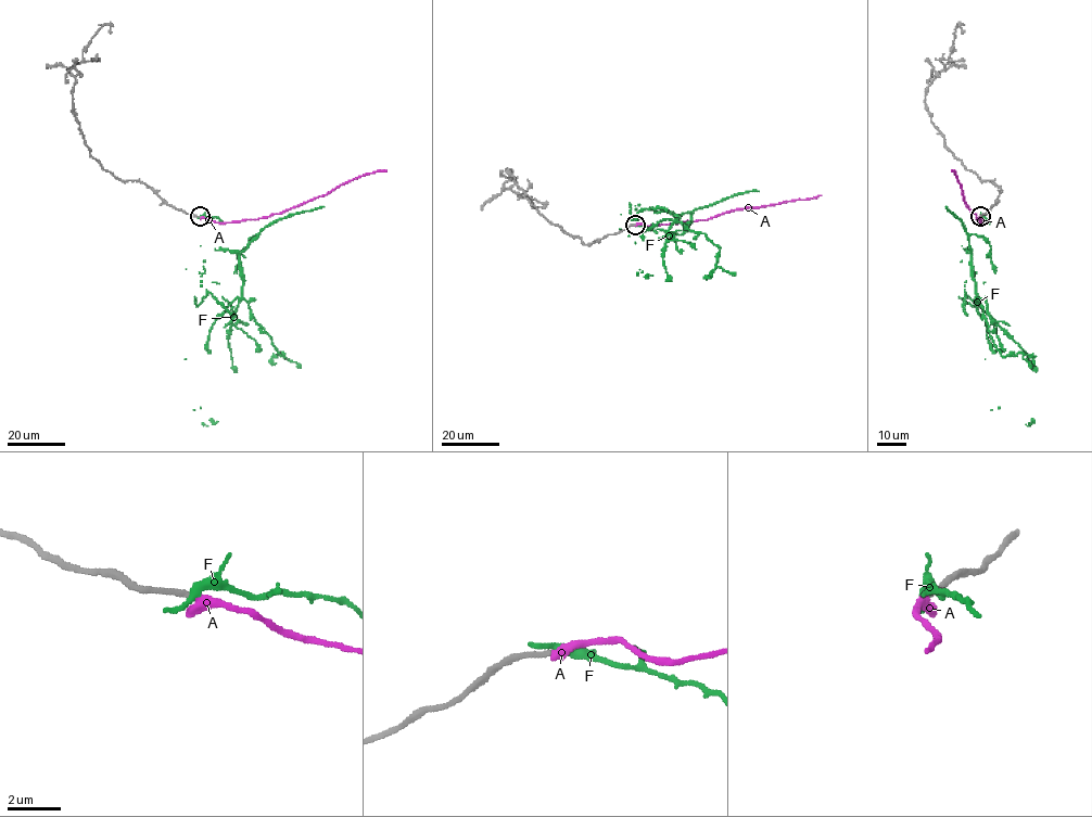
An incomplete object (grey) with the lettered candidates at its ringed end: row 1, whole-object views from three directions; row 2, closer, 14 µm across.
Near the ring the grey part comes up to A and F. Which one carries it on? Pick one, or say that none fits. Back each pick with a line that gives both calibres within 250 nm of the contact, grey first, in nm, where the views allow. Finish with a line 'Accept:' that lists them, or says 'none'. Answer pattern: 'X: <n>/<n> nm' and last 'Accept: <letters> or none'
A: 200/440 nm
Accept: A

